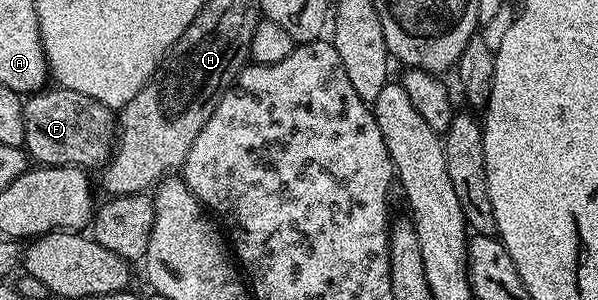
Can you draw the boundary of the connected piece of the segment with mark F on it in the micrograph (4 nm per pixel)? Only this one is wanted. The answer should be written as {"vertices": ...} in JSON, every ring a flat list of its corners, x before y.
{"vertices":[[44,87,38,93,32,93,23,102,23,118,25,119,25,139,22,148,32,162,44,165,74,165,91,171,91,168,102,167,111,157,115,144,117,128,116,114,108,105,103,105,89,95,81,95,76,89,62,87]]}

